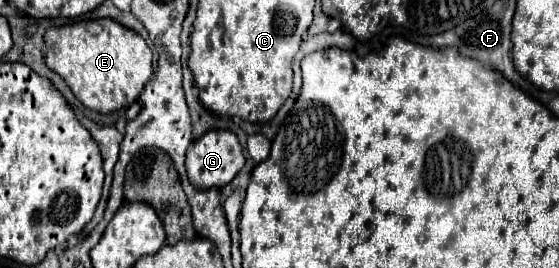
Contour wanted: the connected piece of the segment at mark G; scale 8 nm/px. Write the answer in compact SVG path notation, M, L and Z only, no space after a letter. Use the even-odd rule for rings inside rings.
M210 130L198 140L192 142L186 154L186 172L192 182L192 186L200 190L210 190L210 188L222 188L234 180L234 176L242 170L244 166L244 154L242 146L236 138L234 132L230 130Z

